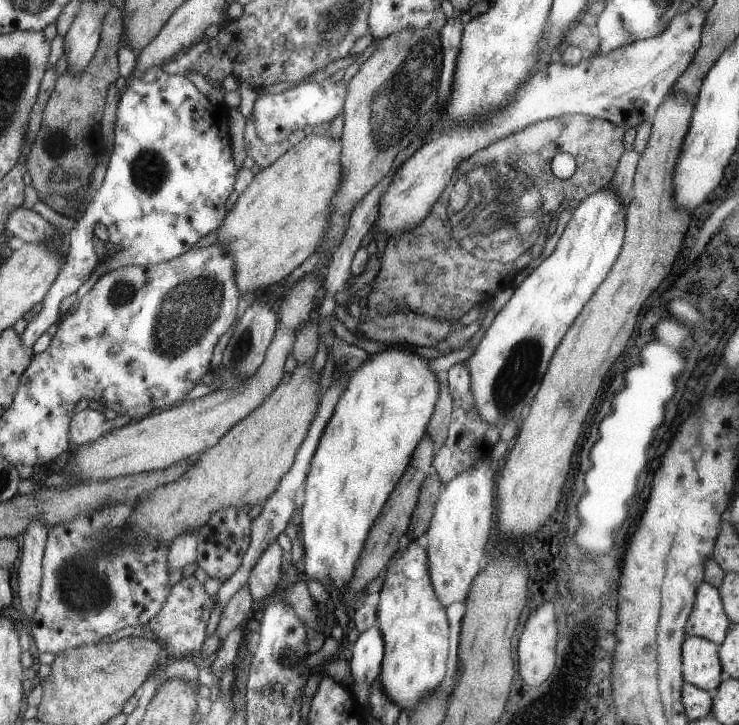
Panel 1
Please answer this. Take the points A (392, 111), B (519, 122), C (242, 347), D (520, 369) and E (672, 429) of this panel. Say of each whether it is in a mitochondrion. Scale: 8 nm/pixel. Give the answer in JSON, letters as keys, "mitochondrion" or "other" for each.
{"A":"mitochondrion","B":"other","C":"mitochondrion","D":"mitochondrion","E":"other"}

